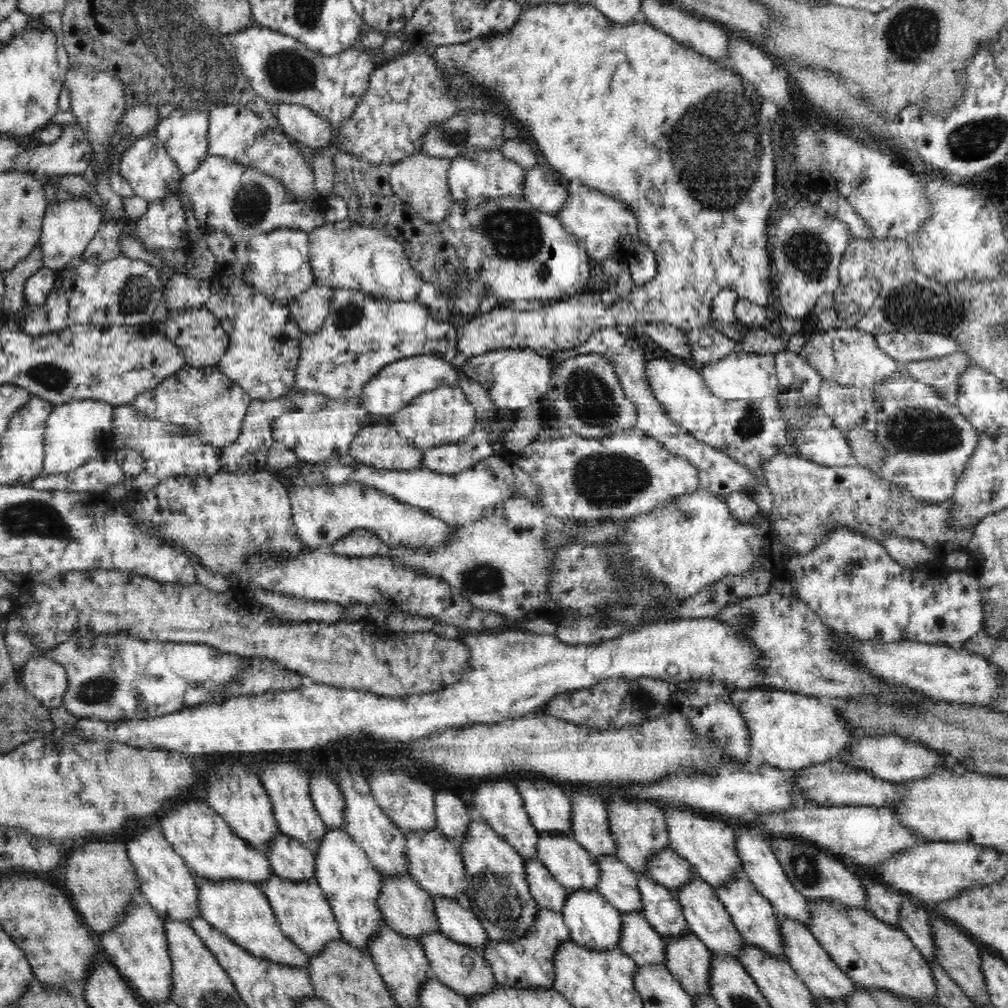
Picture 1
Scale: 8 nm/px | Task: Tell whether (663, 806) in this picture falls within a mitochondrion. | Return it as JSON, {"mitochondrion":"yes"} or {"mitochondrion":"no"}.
{"mitochondrion":"no"}

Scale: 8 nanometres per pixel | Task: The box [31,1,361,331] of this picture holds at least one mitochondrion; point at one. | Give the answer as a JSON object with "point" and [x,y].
{"point":[207,59]}

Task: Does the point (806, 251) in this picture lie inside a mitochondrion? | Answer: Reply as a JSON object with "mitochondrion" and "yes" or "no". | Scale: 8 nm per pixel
{"mitochondrion":"yes"}

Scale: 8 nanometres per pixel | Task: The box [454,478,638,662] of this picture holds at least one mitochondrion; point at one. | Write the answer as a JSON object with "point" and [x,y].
{"point":[479,578]}

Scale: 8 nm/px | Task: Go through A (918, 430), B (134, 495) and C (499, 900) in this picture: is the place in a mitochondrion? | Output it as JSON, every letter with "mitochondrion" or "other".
{"A":"mitochondrion","B":"other","C":"mitochondrion"}

